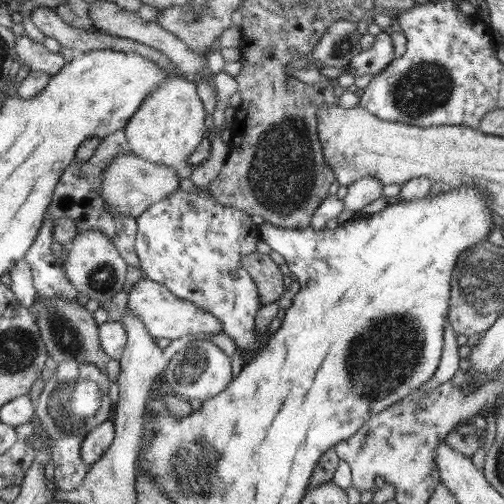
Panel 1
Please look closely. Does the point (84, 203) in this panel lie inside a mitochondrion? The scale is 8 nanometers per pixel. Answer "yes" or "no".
no

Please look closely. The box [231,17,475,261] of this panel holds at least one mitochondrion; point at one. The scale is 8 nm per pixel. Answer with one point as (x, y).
(281, 176)

